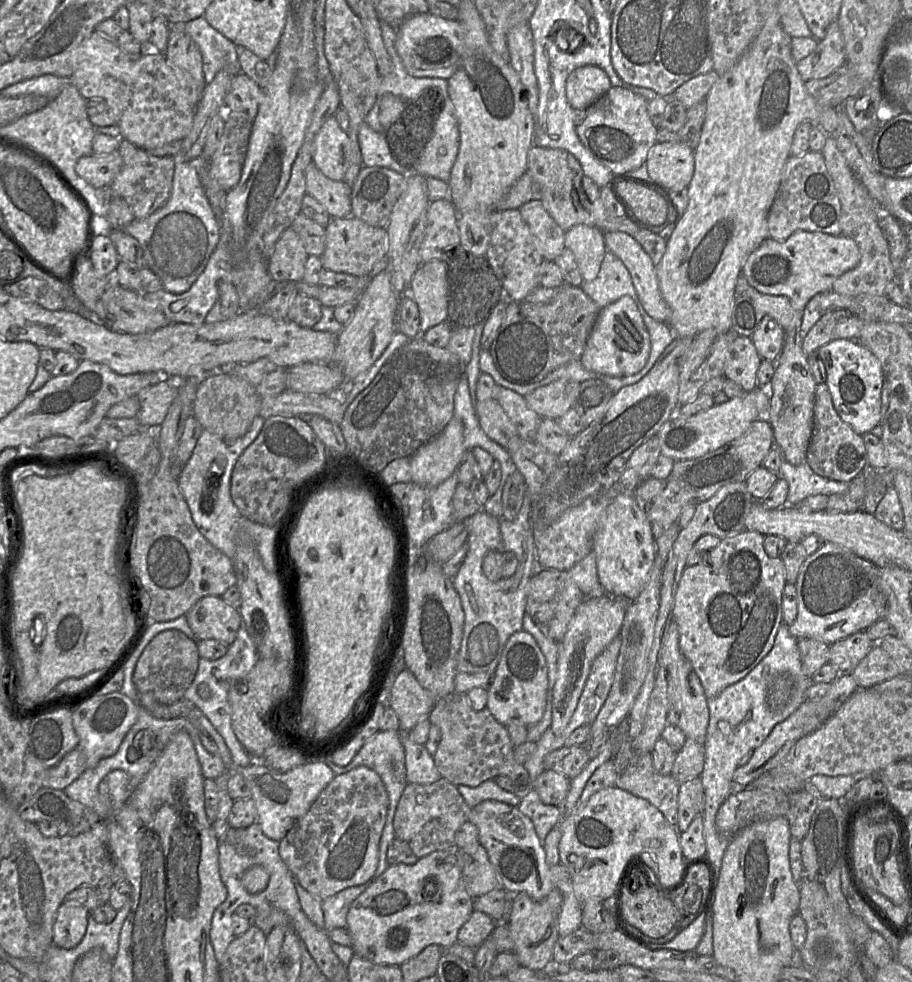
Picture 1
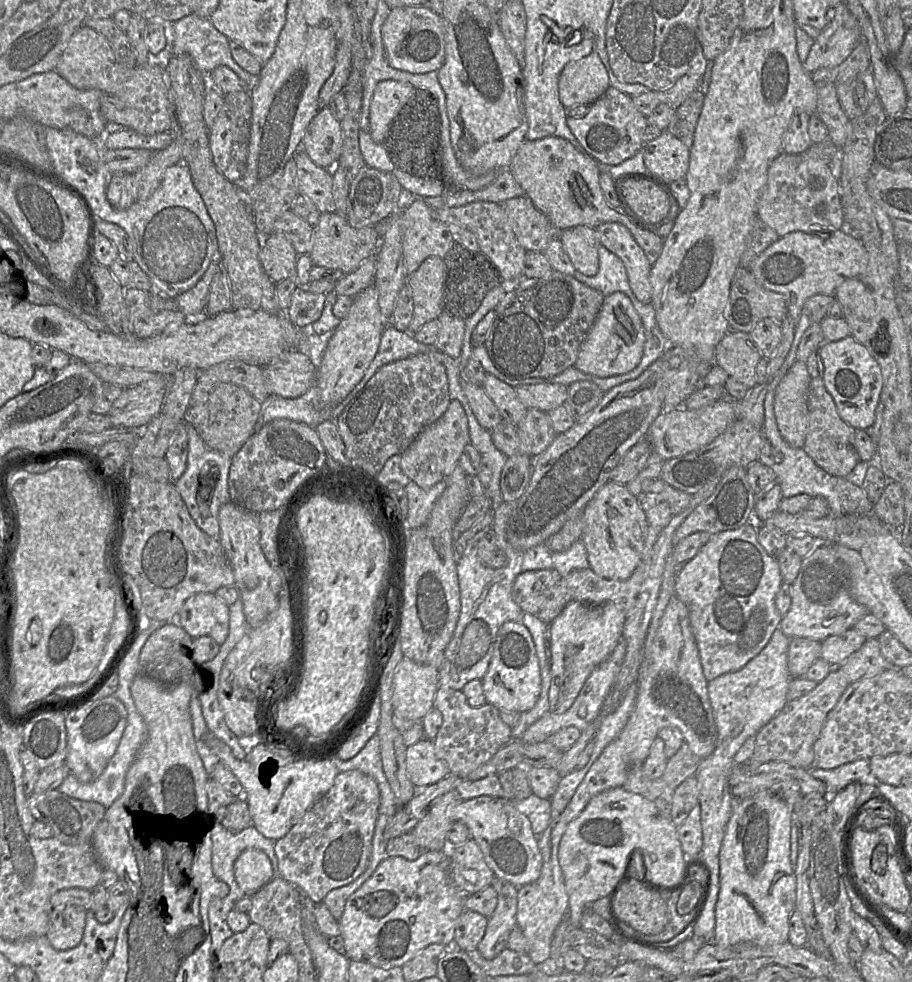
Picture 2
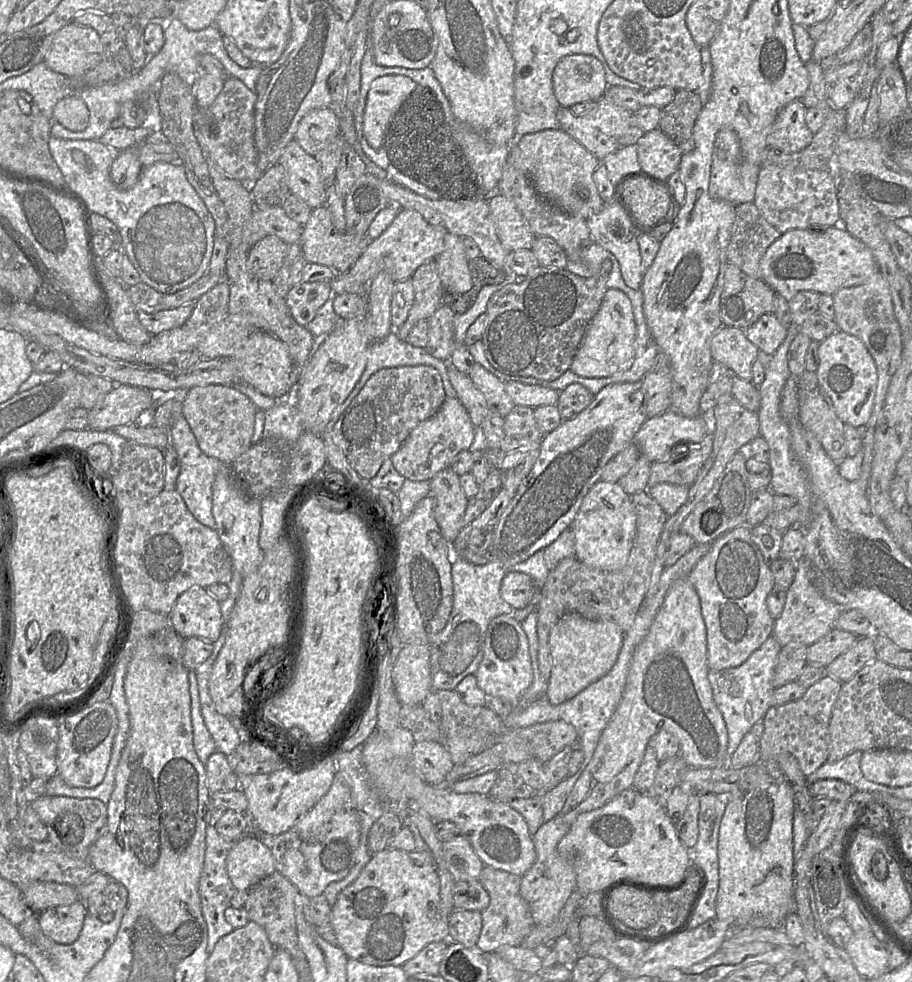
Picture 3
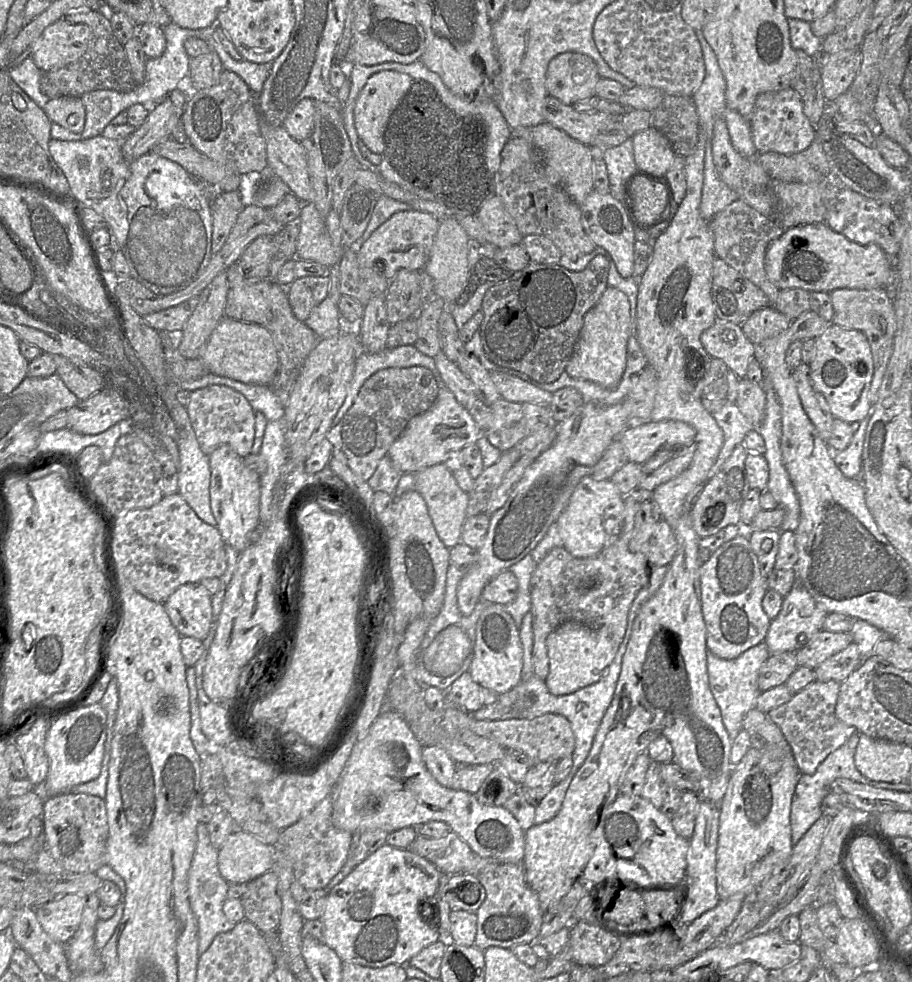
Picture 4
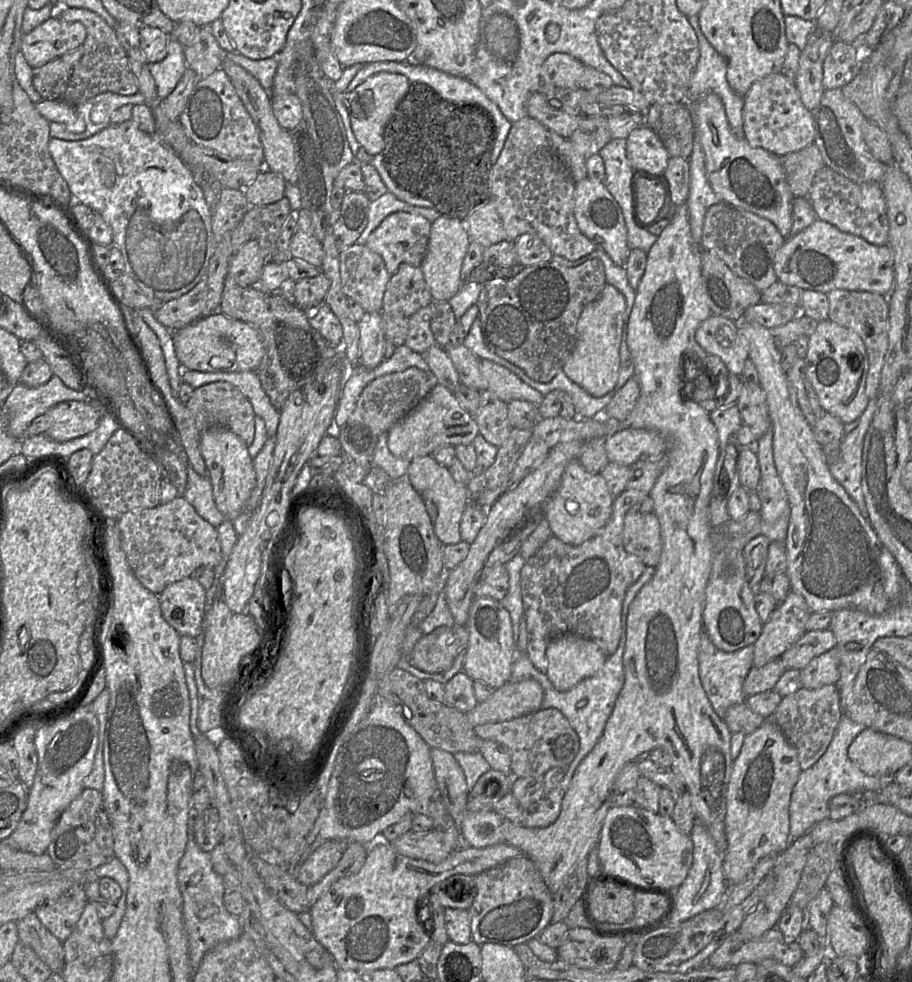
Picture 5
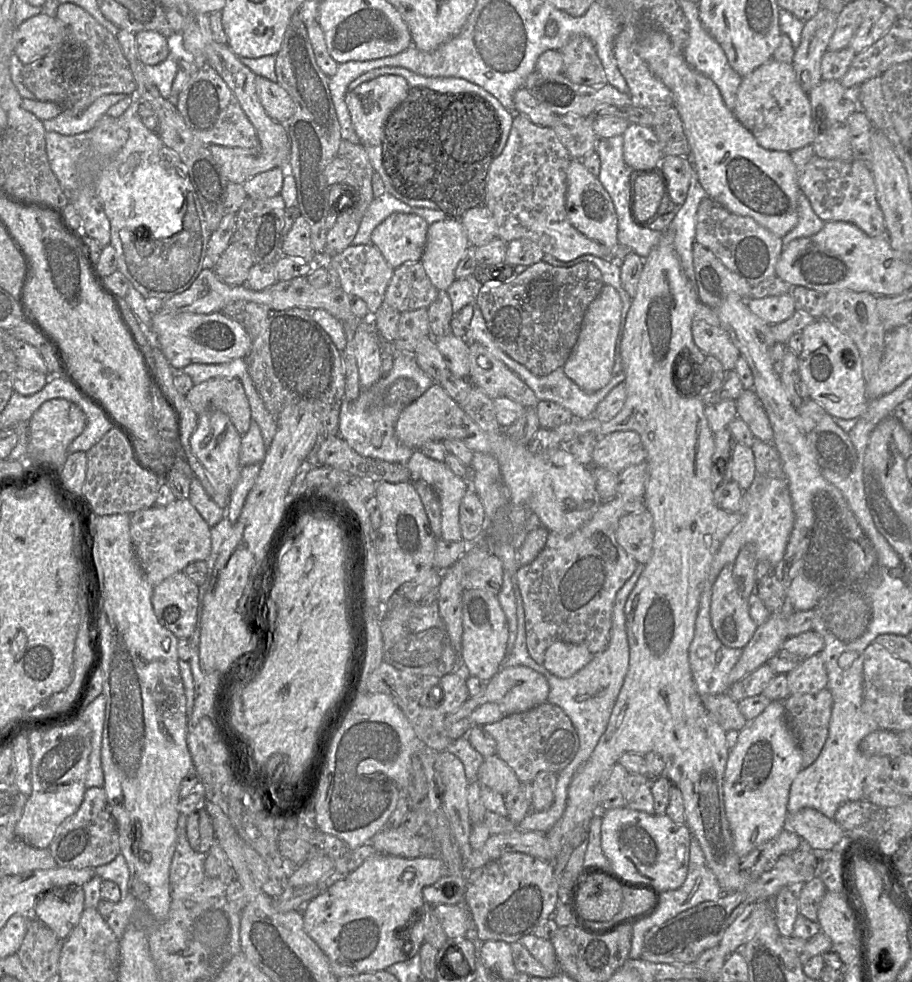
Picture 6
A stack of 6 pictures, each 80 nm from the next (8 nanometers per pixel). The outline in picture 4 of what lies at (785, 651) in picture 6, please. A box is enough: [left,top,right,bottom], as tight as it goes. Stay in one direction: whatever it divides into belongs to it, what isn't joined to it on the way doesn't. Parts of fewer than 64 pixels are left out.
[796,629,853,669]

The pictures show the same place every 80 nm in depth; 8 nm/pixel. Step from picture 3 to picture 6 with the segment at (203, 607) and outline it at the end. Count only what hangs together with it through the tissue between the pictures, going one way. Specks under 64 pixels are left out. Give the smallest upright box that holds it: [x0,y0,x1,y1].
[151,571,199,639]

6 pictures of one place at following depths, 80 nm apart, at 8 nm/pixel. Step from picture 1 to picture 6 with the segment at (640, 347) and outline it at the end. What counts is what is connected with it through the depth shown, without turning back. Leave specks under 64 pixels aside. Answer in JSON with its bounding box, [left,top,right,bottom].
[563,284,623,393]

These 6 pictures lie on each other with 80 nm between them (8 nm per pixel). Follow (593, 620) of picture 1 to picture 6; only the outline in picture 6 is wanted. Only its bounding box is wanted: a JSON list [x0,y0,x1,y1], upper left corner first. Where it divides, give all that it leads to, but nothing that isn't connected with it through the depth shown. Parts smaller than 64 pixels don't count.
[543,641,593,679]

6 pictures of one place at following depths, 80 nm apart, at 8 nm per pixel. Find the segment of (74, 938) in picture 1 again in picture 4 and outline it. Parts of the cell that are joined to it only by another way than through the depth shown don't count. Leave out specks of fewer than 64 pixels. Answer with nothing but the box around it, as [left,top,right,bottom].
[35,894,87,945]

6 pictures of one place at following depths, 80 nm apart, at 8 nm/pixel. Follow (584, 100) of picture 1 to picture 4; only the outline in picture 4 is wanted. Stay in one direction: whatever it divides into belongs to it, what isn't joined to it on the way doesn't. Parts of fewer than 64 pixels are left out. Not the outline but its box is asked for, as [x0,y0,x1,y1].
[545,52,600,105]

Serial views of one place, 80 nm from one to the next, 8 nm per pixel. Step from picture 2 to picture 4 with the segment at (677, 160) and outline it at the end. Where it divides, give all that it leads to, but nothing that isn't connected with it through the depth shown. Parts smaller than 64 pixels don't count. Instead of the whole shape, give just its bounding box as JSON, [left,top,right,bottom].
[631,127,676,175]

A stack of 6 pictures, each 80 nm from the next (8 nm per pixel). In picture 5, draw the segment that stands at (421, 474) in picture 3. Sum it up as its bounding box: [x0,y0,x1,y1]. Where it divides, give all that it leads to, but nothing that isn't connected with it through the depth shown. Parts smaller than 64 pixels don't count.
[388,383,479,461]

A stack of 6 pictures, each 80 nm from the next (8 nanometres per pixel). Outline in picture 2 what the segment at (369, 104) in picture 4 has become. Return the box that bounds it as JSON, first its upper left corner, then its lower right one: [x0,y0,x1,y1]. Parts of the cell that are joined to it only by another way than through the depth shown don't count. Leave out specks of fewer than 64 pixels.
[369,79,415,143]

